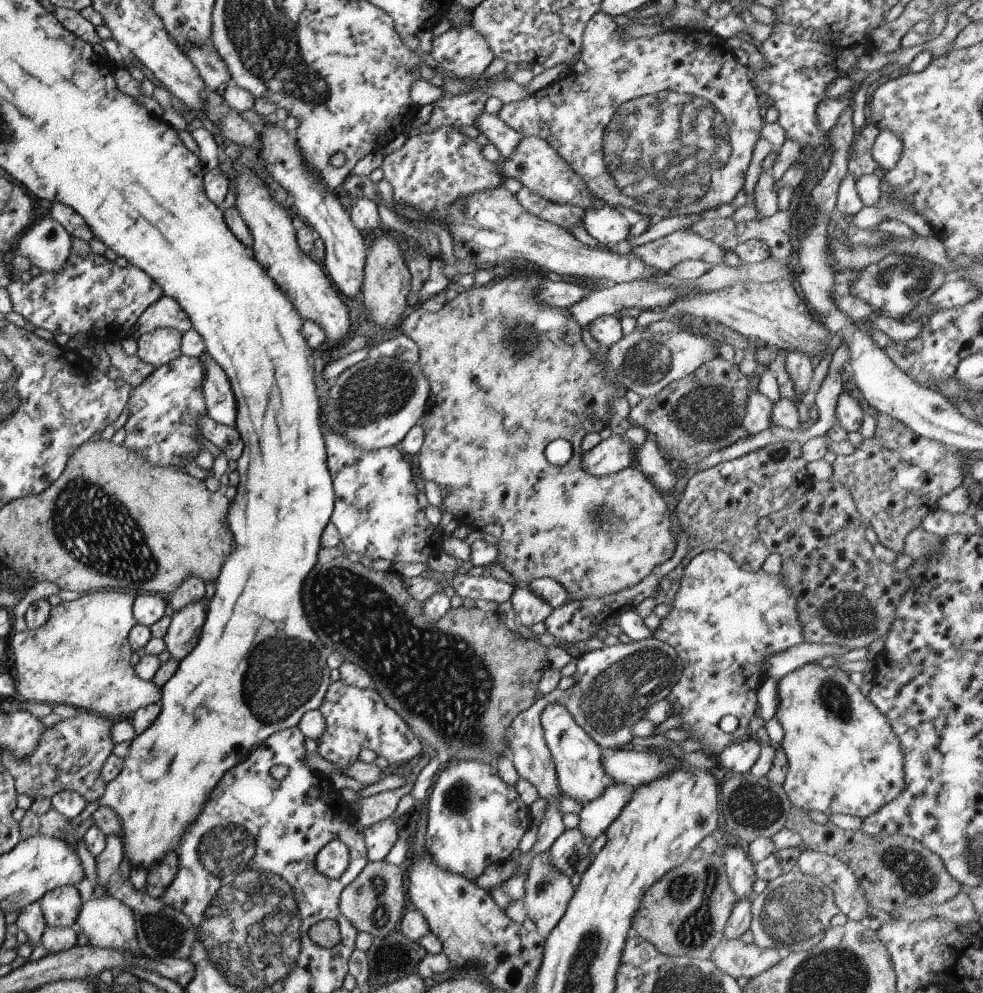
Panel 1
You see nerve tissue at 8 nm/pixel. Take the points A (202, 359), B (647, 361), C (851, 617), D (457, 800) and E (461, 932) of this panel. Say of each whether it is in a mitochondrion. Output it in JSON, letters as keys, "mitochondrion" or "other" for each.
{"A":"other","B":"mitochondrion","C":"mitochondrion","D":"mitochondrion","E":"other"}

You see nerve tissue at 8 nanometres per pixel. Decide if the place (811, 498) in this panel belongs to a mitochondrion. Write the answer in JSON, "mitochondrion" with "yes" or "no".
{"mitochondrion":"no"}

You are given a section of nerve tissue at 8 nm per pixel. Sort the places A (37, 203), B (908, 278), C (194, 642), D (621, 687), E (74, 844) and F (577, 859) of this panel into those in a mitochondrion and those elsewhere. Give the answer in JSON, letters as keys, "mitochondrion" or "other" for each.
{"A":"other","B":"mitochondrion","C":"other","D":"mitochondrion","E":"other","F":"mitochondrion"}

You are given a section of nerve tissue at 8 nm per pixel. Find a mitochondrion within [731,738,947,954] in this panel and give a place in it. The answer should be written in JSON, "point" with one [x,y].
{"point":[916,878]}

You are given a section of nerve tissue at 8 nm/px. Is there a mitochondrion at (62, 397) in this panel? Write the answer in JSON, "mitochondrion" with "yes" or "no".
{"mitochondrion":"no"}

